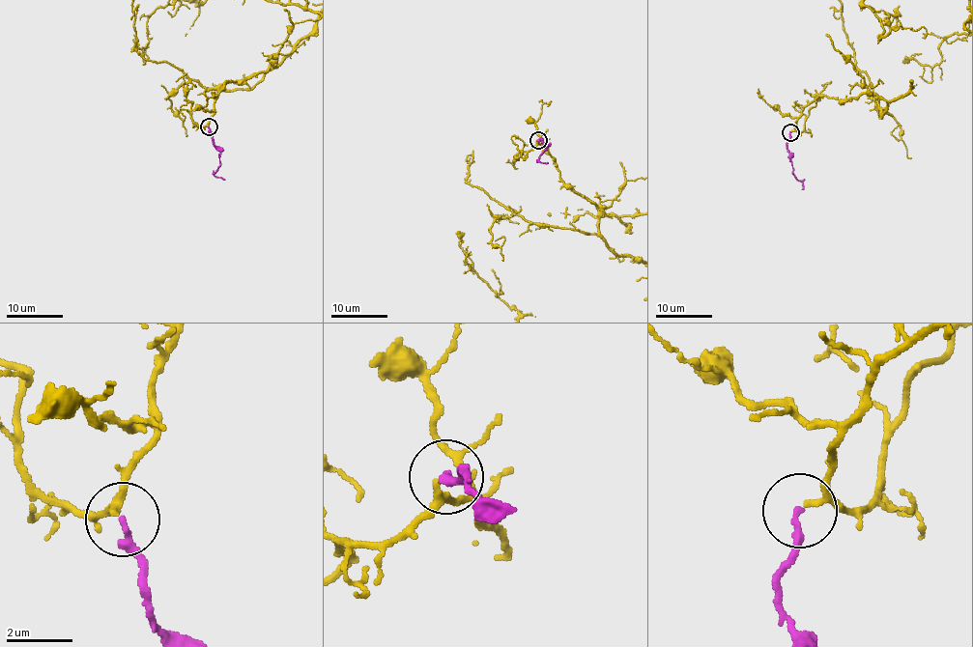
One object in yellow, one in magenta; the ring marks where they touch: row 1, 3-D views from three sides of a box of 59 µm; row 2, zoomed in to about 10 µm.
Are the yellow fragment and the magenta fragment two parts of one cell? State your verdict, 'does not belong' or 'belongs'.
belongs

